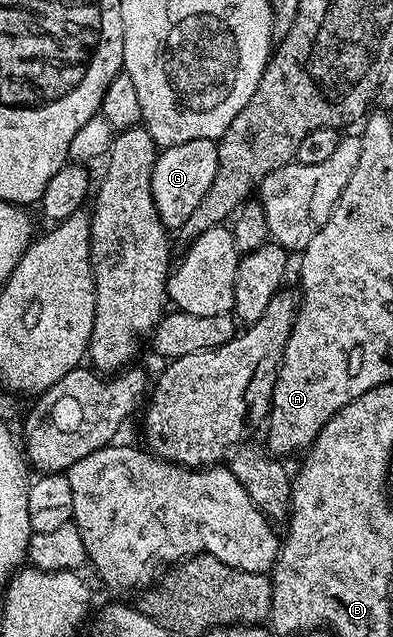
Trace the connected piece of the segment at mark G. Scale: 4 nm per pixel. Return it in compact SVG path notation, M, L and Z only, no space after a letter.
M192 140L158 151L157 161L151 170L151 194L166 229L180 230L183 222L191 218L195 206L199 206L207 190L211 190L216 169L217 145L212 140Z

